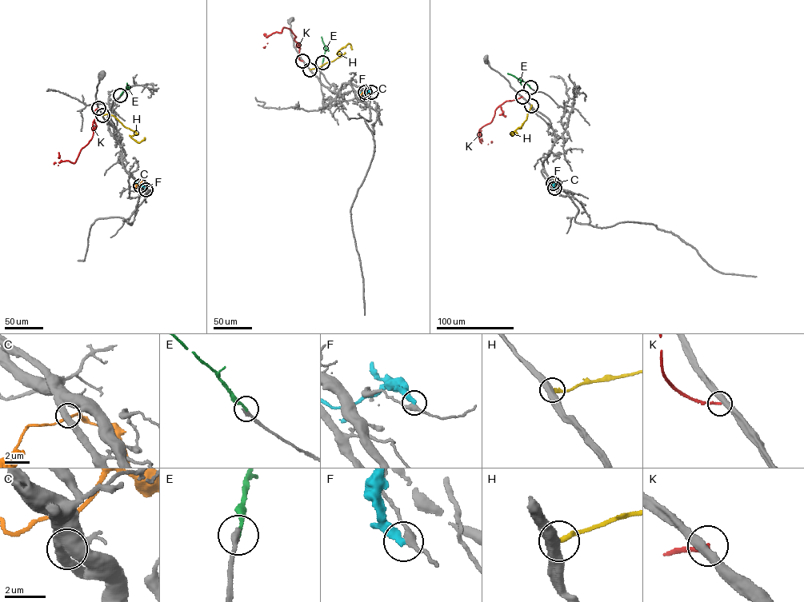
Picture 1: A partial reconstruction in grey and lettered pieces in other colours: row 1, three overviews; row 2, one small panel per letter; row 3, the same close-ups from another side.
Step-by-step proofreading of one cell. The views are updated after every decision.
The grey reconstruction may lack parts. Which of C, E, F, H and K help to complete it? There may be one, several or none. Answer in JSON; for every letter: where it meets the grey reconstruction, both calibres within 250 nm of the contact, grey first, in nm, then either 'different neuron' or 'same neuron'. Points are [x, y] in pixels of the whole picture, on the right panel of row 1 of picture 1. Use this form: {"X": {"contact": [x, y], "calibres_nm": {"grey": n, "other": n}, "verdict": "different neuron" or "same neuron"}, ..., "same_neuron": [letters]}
{"C": {"contact": [553, 183], "calibres_nm": {"grey": 440, "other": 200}, "verdict": "different neuron"}, "E": {"contact": [530, 87], "calibres_nm": {"grey": 320, "other": 200}, "verdict": "same neuron"}, "F": {"contact": [554, 188], "calibres_nm": {"grey": 360, "other": 360}, "verdict": "different neuron"}, "H": {"contact": [531, 105], "calibres_nm": {"grey": 440, "other": 280}, "verdict": "different neuron"}, "K": {"contact": [522, 97], "calibres_nm": {"grey": 440, "other": 170}, "verdict": "different neuron"}, "same_neuron": ["E"]}

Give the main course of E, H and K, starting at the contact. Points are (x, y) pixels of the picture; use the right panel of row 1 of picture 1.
E: (530, 87), (508, 73)
H: (531, 105), (521, 128), (510, 133), (515, 131), (517, 133)
K: (522, 97), (506, 101), (499, 106), (492, 121), (480, 129), (480, 141), (480, 139), (491, 142)

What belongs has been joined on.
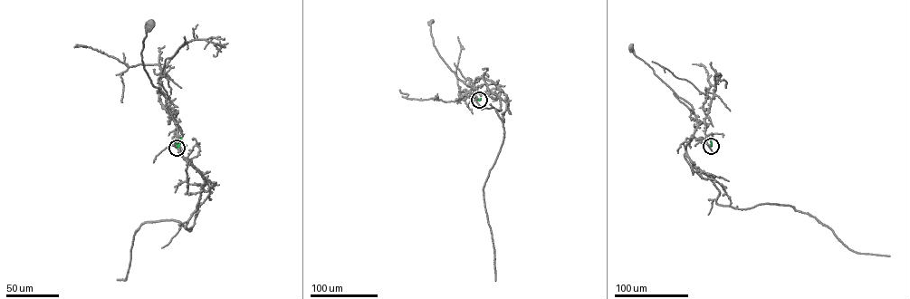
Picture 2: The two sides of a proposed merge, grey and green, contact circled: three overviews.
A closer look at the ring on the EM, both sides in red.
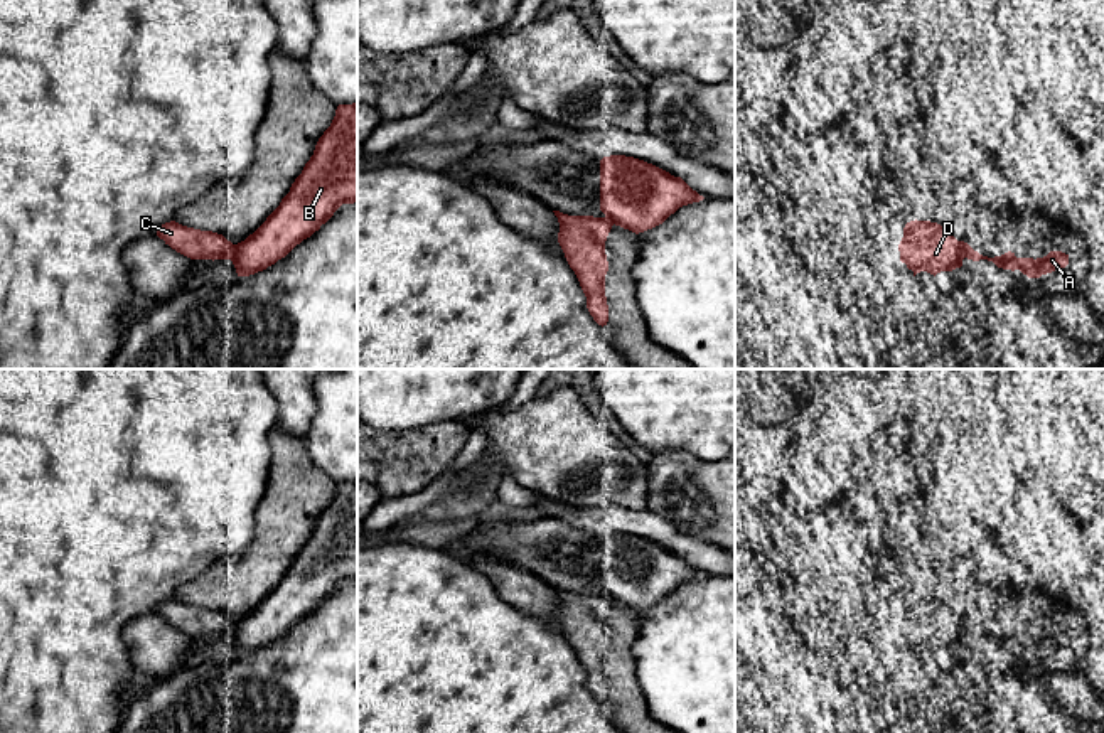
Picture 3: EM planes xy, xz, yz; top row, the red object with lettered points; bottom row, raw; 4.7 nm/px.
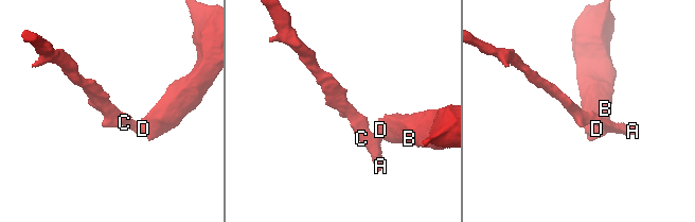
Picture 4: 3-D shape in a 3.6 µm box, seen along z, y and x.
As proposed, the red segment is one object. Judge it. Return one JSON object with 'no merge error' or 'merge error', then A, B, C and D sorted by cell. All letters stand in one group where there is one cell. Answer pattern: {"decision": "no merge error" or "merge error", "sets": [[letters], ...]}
{"decision": "merge error", "sets": [["A", "C"], ["B", "D"]]}

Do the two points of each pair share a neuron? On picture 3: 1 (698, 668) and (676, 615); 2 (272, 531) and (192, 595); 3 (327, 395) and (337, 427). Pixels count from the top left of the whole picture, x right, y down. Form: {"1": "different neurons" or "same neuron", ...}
{"1": "same neuron", "2": "same neuron", "3": "same neuron"}

